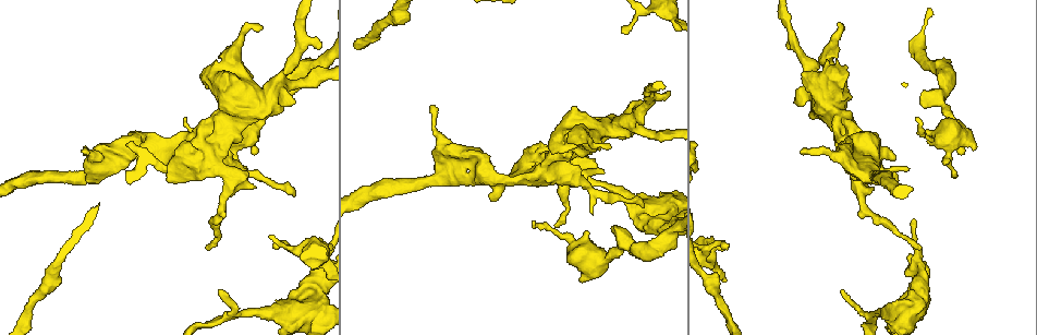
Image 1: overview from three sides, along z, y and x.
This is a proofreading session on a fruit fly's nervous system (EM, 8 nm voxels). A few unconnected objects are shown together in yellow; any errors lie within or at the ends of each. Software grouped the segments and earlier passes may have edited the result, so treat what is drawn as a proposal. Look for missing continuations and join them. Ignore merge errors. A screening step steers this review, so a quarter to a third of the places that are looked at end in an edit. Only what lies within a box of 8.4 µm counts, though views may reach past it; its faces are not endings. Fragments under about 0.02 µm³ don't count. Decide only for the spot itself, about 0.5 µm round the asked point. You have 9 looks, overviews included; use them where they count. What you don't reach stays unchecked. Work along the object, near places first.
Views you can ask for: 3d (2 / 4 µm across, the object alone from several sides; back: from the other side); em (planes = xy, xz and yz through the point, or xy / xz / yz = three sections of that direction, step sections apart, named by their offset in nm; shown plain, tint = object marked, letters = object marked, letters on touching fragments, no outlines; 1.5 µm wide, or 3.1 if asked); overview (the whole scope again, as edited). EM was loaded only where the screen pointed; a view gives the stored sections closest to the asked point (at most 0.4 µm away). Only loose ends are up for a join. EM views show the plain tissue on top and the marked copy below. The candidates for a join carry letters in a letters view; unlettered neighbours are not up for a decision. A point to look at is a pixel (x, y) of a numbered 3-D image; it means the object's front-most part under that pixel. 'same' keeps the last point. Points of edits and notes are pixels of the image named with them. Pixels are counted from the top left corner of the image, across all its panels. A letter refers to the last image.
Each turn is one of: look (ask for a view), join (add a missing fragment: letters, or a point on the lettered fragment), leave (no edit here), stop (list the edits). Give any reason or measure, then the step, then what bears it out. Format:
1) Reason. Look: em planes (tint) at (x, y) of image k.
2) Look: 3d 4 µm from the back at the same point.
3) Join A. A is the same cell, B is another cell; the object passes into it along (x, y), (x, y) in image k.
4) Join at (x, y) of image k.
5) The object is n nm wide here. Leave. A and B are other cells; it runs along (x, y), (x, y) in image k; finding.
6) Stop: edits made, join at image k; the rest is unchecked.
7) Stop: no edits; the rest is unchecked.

Tapers out. Look: em xy step 4 (letters) at (186, 119) of image 1.

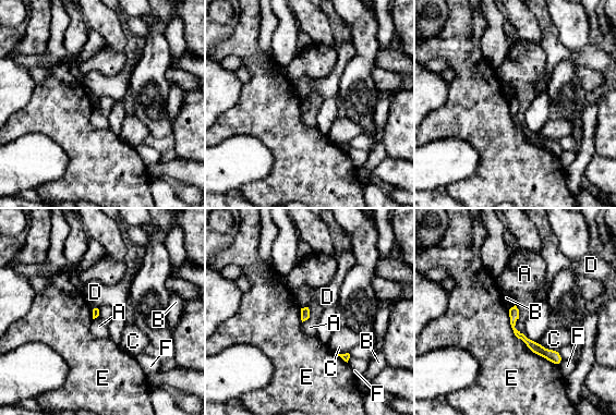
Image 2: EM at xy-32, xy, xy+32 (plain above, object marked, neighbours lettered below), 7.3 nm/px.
Leave. A, B, C, D, E and F are other cells; it runs along (514, 309), (514, 329), (557, 362) in image 2; none of them fits.

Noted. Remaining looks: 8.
Thin end. Look: em planes (letters) at (83, 151) of image 1.

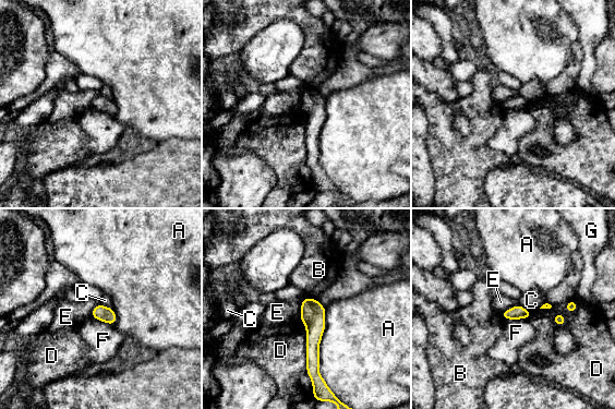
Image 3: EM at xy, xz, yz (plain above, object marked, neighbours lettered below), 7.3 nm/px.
The object is 110 nm wide here. Leave. A, B, C, D, E, F and G are other cells; a border runs along (528, 319), (504, 320) in image 3; no lettered fragment goes on from it.

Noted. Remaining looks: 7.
An open end. Look: em planes (letters) at (274, 249) of image 1.

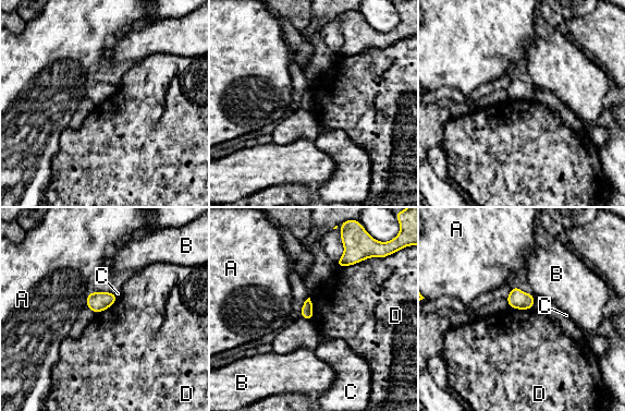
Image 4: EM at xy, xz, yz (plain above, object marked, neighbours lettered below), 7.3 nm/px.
The object is 100 nm wide here. Leave. A, B, C and D are other cells; a border runs along (118, 298), (110, 306), (95, 314) in image 4; no lettered fragment goes on from it.

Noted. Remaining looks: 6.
Thin end. Look: em xy step 4 (tint) at (956, 177) of image 1.

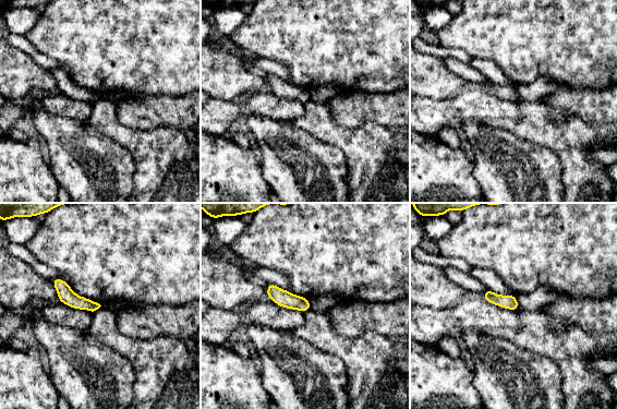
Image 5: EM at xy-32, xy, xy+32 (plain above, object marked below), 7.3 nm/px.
Cut it another way. Look: em planes (letters) at the same point.

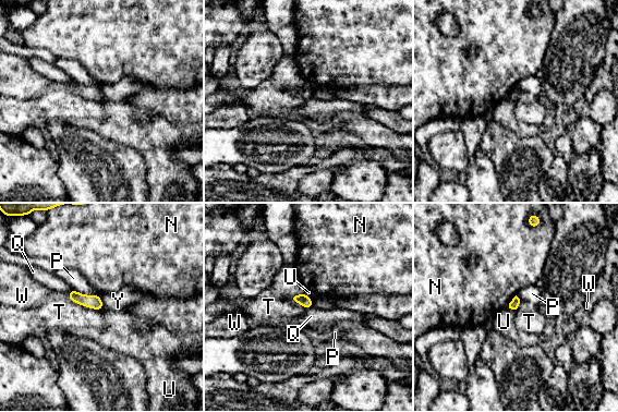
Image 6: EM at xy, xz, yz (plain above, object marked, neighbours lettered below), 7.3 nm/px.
Leave. N, P, Q, T, U, W and Y are other cells; a border runs along (520, 300), (518, 310) in image 6; no lettered fragment goes on from it.

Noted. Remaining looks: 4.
Stop: no edits; the rest is unchecked.

